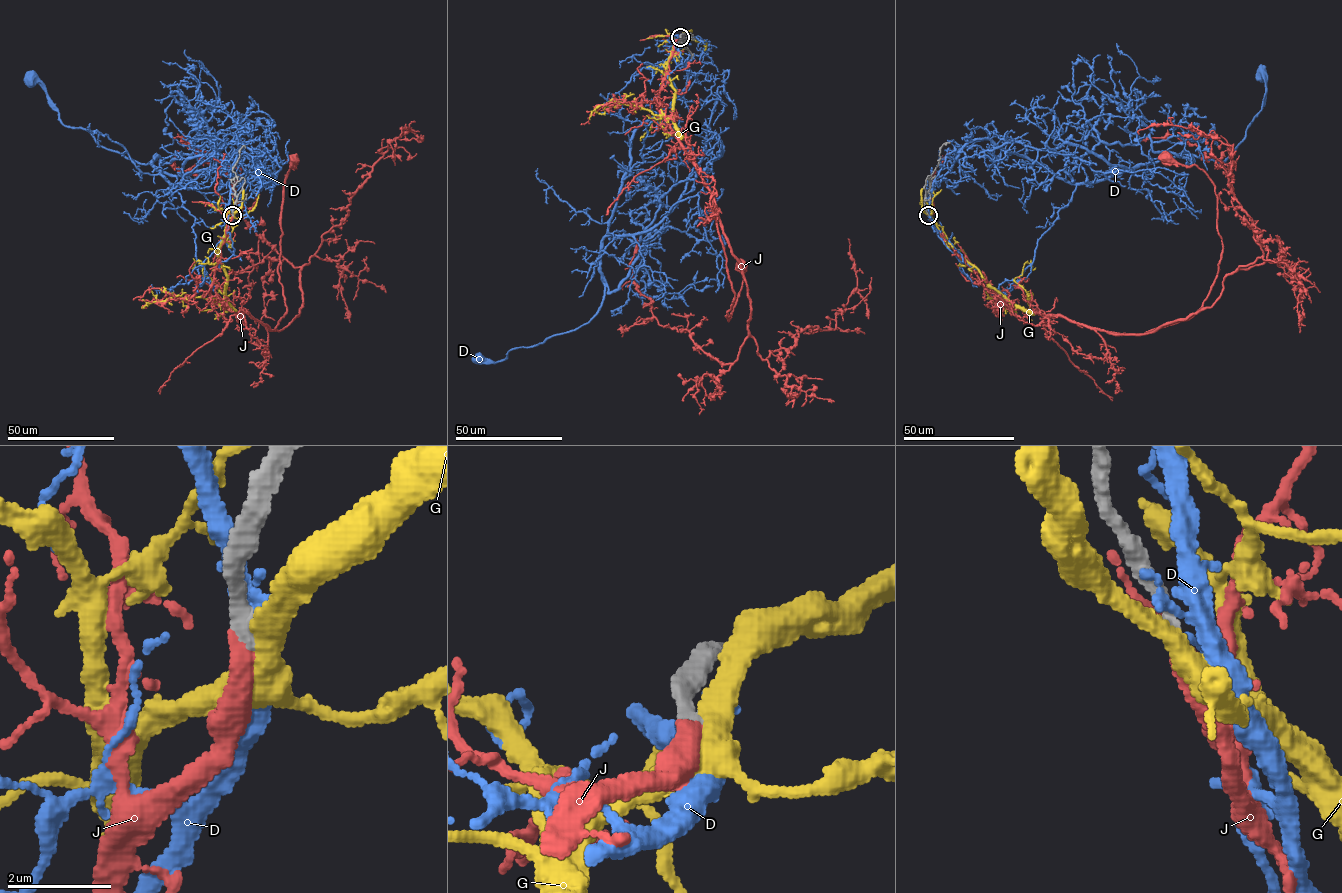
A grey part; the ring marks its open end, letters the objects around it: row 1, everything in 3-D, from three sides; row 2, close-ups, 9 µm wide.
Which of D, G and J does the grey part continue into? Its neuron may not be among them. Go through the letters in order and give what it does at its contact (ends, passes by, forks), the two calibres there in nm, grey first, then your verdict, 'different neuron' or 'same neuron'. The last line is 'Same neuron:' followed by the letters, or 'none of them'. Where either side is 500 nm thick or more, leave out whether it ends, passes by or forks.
D: it passes by; 360 nm thick on the grey side, 400 nm on the other; different neuron
G: it passes by; 320 nm thick on the grey side, 400 nm on the other; different neuron
J: it ends there; 320 nm thick on the grey side, 320 nm on the other; same neuron
Same neuron: J

